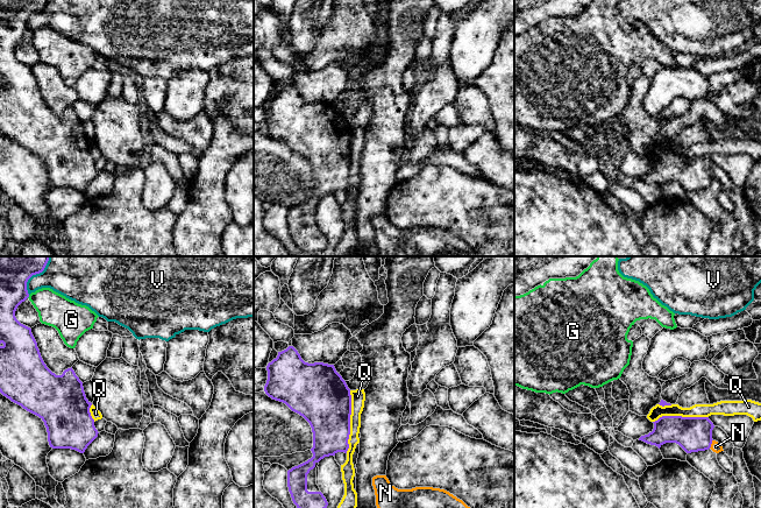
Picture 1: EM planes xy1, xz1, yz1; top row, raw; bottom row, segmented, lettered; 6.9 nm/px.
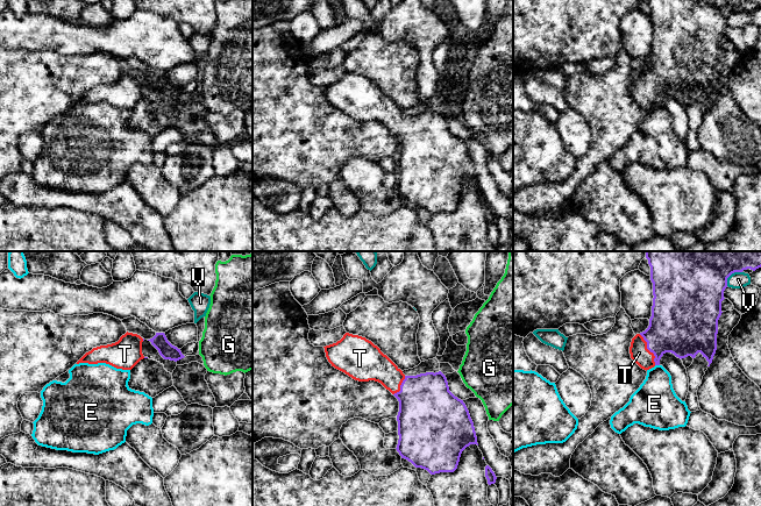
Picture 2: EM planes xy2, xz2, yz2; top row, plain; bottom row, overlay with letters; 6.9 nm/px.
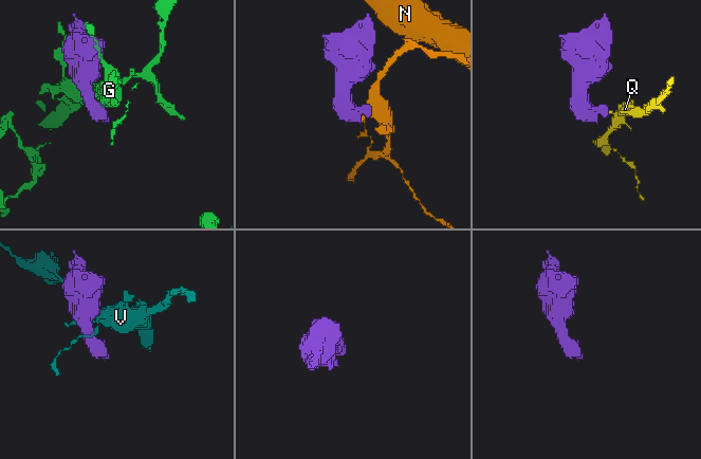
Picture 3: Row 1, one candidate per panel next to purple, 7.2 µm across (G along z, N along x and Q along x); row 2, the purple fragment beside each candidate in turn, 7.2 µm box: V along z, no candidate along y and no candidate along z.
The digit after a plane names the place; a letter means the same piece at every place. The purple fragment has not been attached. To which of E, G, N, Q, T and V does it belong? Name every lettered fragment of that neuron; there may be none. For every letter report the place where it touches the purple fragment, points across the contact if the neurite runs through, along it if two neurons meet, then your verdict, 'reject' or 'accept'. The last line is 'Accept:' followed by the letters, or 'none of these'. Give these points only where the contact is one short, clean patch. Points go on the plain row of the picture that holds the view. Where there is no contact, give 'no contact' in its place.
E: yz2 (658, 104) | along yz2 (655, 104), (659, 105) | reject
G: xy1 (28, 35) | reject
N: yz1 (711, 182) | along yz1 (712, 178), (709, 187) | reject
Q: xz1 (349, 161) | along xz1 (350, 129), (350, 173), (346, 191) | reject
T: yz2 (648, 88) | across yz2 (676, 65), (662, 75), (648, 88), (639, 92) | accept
V: xy1 (33, 13) | reject
Accept: T

